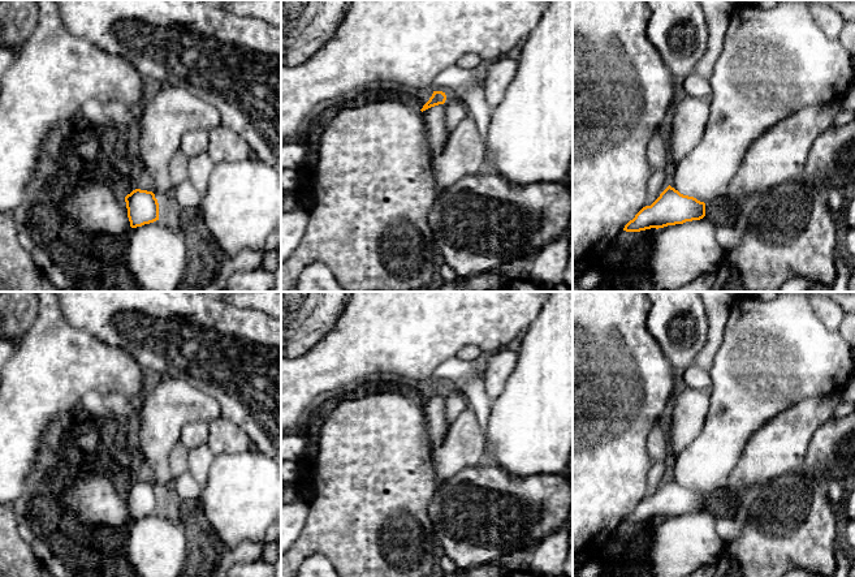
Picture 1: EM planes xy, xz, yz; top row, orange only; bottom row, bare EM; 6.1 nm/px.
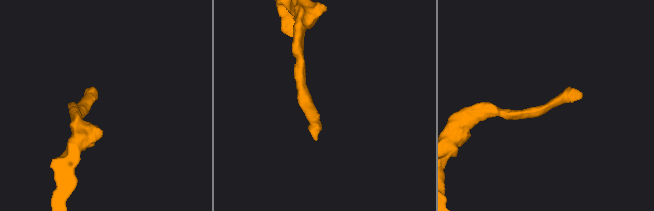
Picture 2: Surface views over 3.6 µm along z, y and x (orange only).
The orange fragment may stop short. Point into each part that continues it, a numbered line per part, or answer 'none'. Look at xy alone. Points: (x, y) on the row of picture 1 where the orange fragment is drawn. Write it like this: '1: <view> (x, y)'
none

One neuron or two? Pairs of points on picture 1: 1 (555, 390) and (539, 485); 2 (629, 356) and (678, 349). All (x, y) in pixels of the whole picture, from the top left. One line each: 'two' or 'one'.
1: two
2: two

